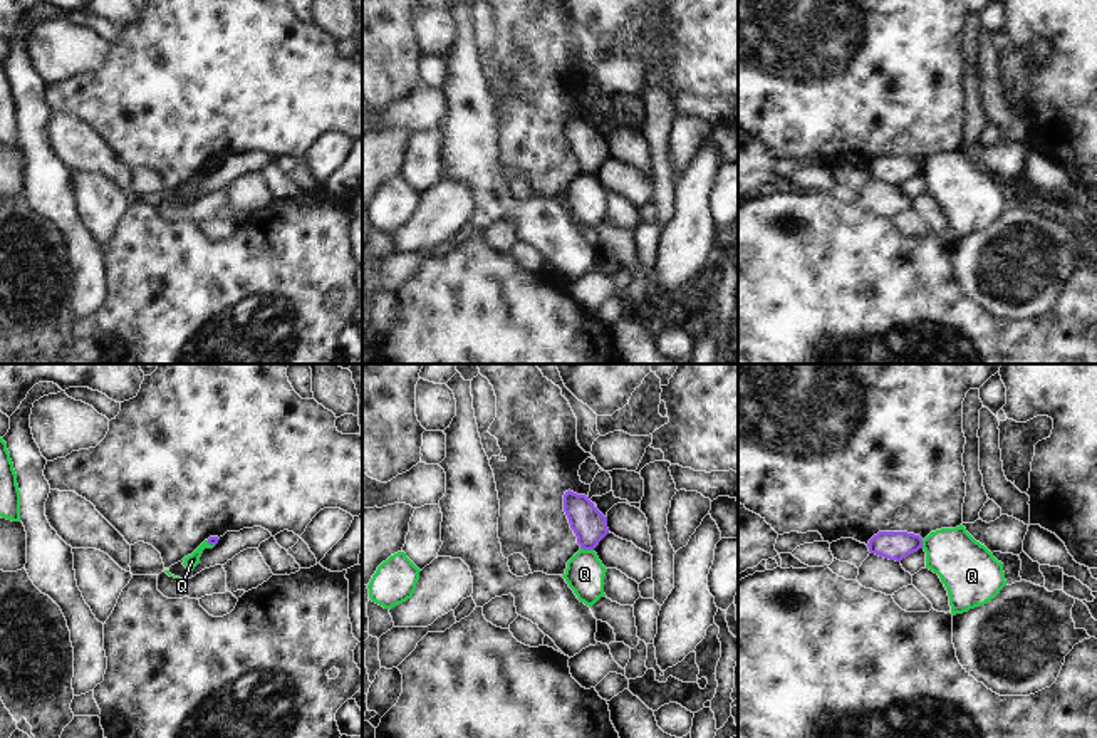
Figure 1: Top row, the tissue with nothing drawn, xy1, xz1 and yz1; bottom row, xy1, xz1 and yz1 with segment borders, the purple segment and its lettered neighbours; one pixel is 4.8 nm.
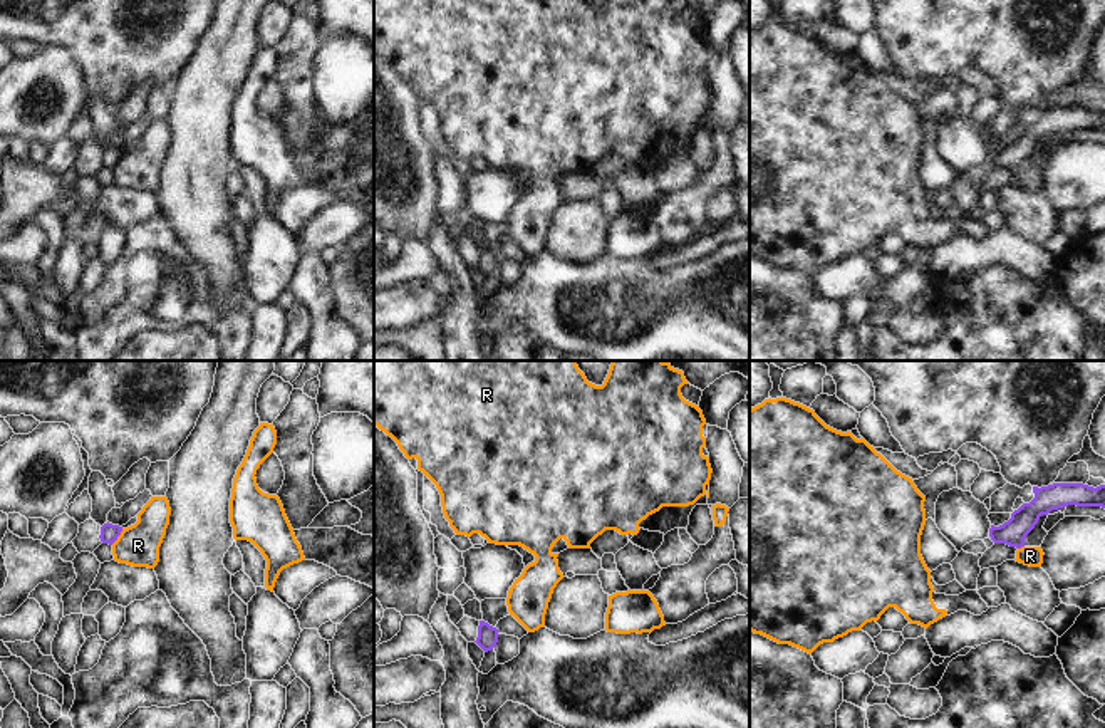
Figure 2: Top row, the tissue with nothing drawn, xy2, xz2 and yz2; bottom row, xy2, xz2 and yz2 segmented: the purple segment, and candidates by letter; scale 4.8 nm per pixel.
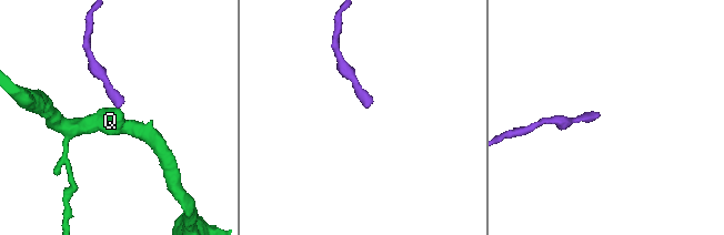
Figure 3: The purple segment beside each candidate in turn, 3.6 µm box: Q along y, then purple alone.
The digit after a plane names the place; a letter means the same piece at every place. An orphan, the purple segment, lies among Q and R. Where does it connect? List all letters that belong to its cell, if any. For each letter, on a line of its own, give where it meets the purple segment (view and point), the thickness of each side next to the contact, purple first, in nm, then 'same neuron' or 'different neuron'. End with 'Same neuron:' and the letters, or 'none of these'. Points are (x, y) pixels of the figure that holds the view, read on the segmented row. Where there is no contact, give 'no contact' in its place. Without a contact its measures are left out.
Q: xz1 (587, 549) | 160/190 nm | different neuron
R: xy2 (118, 535) | 90/200 nm | different neuron
Same neuron: none of these

